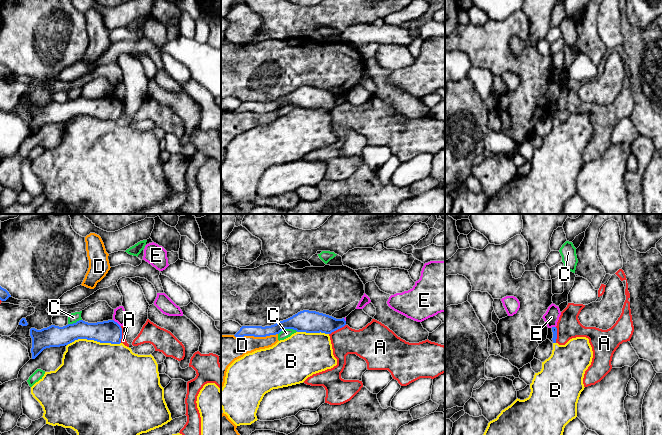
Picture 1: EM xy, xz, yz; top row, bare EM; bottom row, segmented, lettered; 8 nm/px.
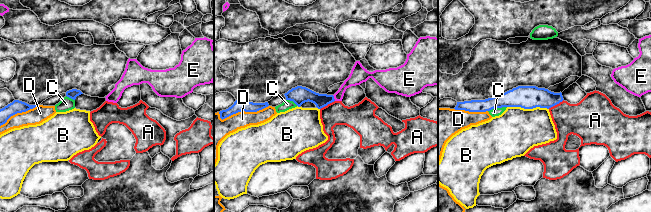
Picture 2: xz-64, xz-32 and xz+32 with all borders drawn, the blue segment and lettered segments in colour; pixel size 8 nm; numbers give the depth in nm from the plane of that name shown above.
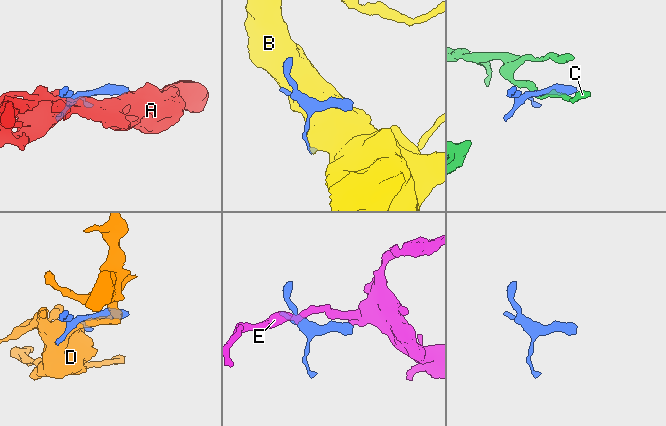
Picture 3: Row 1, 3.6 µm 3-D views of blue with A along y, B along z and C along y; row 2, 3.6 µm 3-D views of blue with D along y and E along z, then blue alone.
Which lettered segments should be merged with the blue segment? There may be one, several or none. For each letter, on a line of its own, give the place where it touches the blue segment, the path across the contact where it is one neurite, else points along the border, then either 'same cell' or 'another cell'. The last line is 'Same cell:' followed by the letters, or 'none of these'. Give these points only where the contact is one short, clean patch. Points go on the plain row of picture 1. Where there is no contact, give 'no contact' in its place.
A: xy (121, 110) | another cell
B: xy (93, 115) | another cell
C: xz (287, 104) | another cell
D: xz (255, 112) | another cell
E: xy (117, 99) | along xy (113, 95), (120, 102) | another cell
Same cell: none of these

